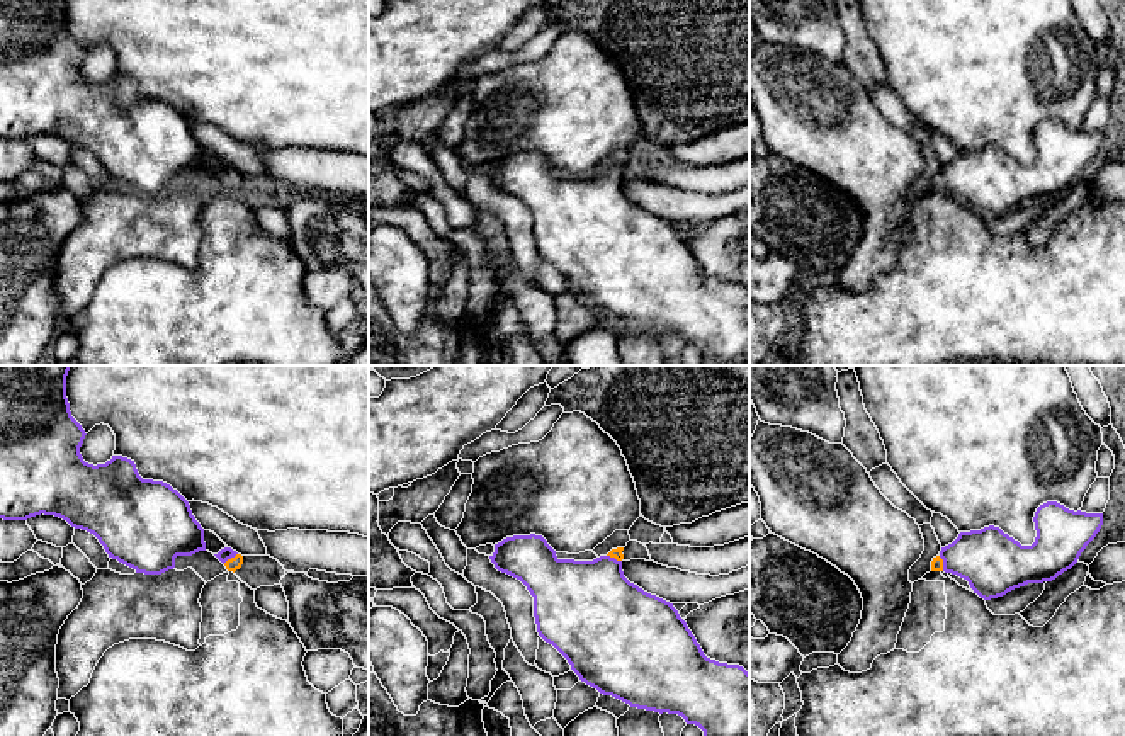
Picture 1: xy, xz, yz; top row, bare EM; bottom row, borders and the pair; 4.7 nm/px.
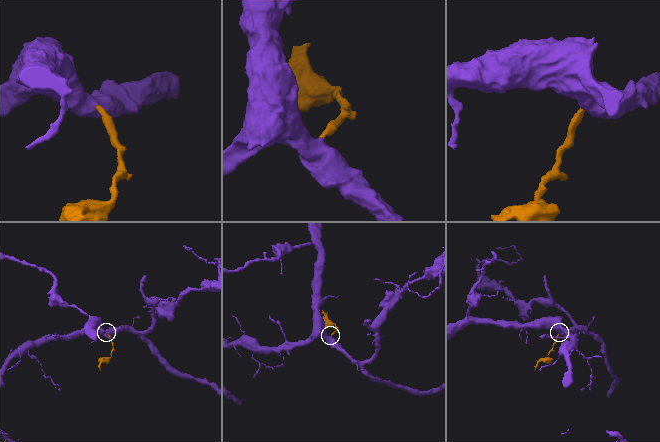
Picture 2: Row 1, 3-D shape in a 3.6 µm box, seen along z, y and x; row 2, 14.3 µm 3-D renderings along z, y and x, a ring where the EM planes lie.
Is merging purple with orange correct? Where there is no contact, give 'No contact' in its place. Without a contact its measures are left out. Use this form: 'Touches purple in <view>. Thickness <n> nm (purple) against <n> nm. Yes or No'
Touches purple in xy. Thickness 60 nm (purple) against 70 nm. Yes

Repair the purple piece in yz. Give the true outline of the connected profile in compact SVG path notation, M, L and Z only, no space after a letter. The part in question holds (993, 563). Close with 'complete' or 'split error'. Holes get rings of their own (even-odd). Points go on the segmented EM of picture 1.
M1047 501L1037 508L1033 522L1037 537L1032 546L1021 546L994 525L960 532L933 558L931 571L945 571L967 580L974 593L984 600L1003 597L1028 583L1052 581L1077 563L1081 552L1100 532L1103 513L1074 512L1057 501Z; split error

